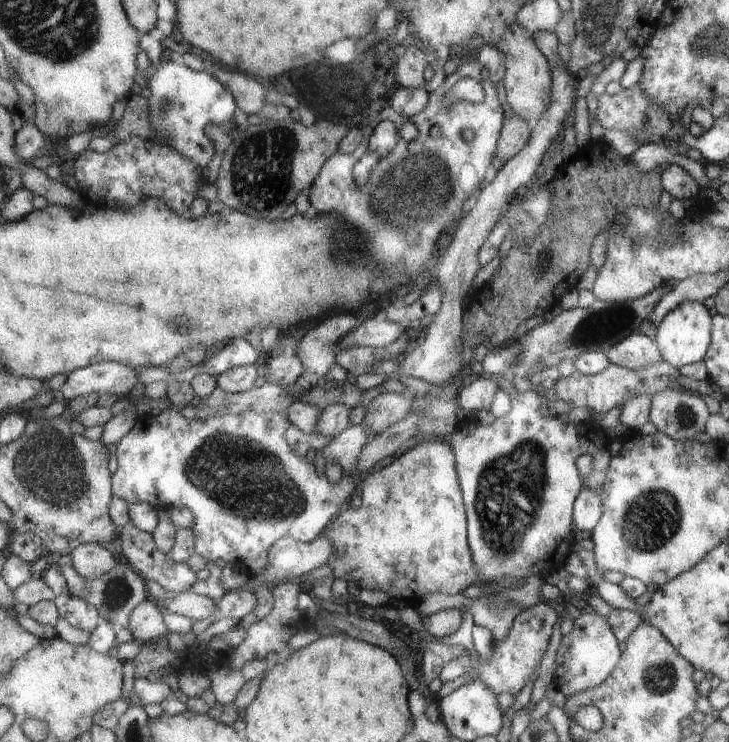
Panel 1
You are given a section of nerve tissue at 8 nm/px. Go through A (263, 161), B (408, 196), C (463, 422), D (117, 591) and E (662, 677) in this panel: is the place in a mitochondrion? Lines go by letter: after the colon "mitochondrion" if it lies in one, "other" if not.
A: mitochondrion
B: mitochondrion
C: other
D: mitochondrion
E: mitochondrion

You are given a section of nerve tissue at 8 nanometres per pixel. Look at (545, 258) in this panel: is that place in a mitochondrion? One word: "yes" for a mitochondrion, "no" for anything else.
no

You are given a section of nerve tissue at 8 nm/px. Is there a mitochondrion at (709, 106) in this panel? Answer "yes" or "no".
no

